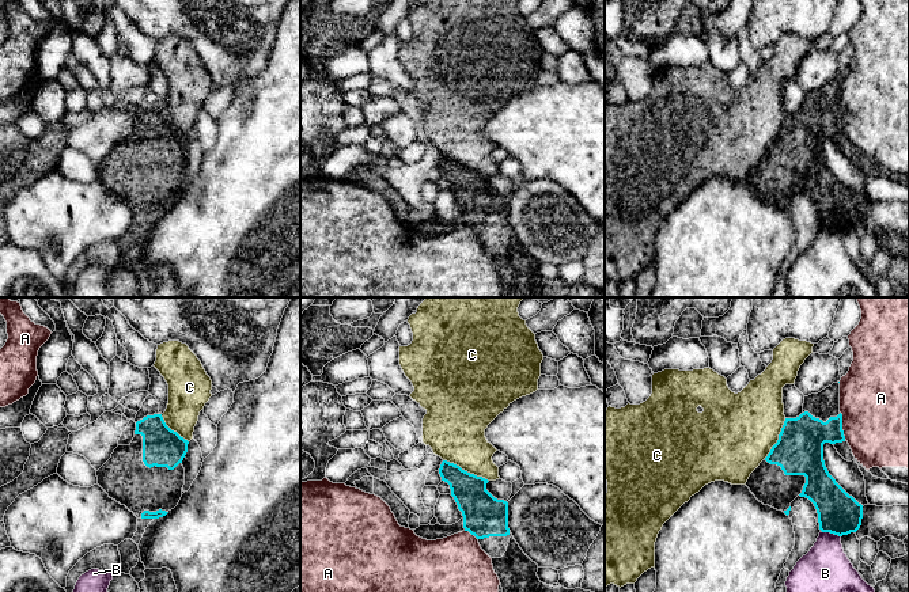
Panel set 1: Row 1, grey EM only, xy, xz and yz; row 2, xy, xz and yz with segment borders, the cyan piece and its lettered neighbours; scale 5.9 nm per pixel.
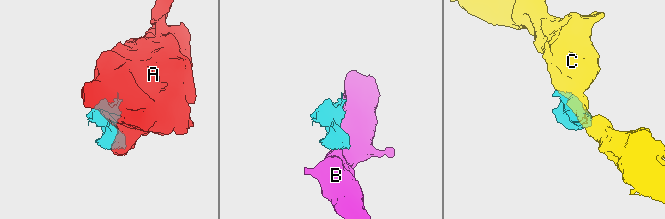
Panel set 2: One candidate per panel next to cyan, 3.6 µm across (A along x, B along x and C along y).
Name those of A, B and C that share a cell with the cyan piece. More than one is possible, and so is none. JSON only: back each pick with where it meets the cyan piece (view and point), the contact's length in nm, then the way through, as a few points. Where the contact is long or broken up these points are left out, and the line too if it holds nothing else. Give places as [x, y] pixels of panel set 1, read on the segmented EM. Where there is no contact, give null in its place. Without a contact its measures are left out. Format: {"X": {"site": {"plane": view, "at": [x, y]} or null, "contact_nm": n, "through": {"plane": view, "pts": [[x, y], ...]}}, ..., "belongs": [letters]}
{"belongs": []}

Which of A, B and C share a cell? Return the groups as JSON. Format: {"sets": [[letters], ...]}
{"sets": [["A"], ["B"], ["C"]]}

